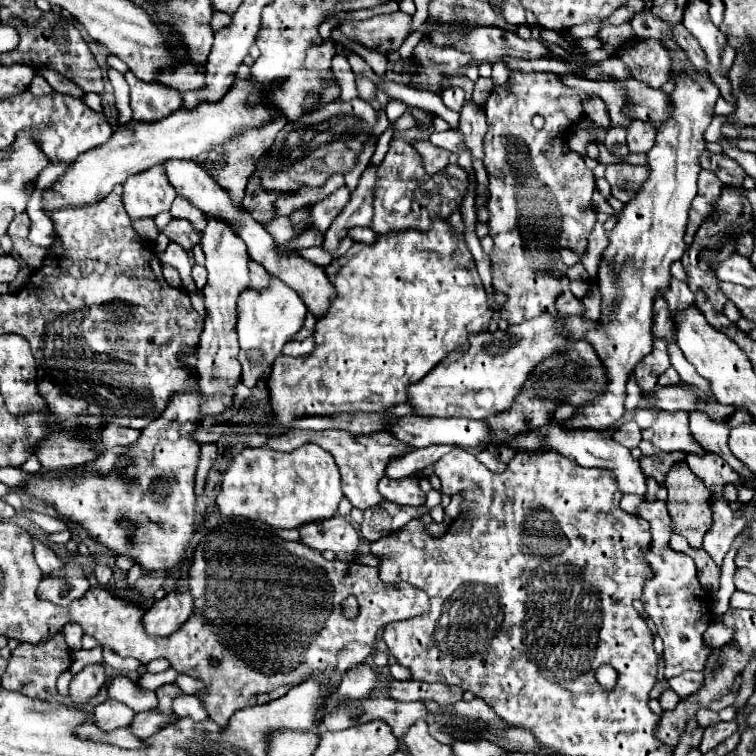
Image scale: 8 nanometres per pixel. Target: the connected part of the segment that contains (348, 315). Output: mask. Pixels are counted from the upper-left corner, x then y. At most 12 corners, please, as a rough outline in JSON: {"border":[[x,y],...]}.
{"border":[[449,221],[353,247],[281,423],[407,401],[493,309]]}

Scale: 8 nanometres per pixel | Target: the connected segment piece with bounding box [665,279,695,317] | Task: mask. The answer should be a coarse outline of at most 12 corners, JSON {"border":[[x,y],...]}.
{"border":[[671,281],[665,291],[671,317],[681,307],[695,305],[695,297],[687,283]]}

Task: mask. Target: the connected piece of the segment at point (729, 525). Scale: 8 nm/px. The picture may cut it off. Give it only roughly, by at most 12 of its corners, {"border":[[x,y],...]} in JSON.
{"border":[[715,497],[705,551],[721,567],[735,535],[743,531],[723,497]]}

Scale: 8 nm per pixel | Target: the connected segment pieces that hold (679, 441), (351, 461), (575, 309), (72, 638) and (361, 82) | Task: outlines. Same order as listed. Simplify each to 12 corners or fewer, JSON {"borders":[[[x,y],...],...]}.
{"borders":[[[659,411],[643,429],[643,455],[705,455],[689,431],[689,413]],[[293,429],[275,451],[317,443],[333,455],[343,493],[361,511],[383,501],[391,457],[413,447],[387,431]],[[566,277],[557,299],[557,315],[583,315],[583,303],[573,297]],[[75,623],[66,625],[66,644],[71,651],[82,648],[84,635]],[[357,79],[359,97],[371,101],[377,91],[375,83]]]}

